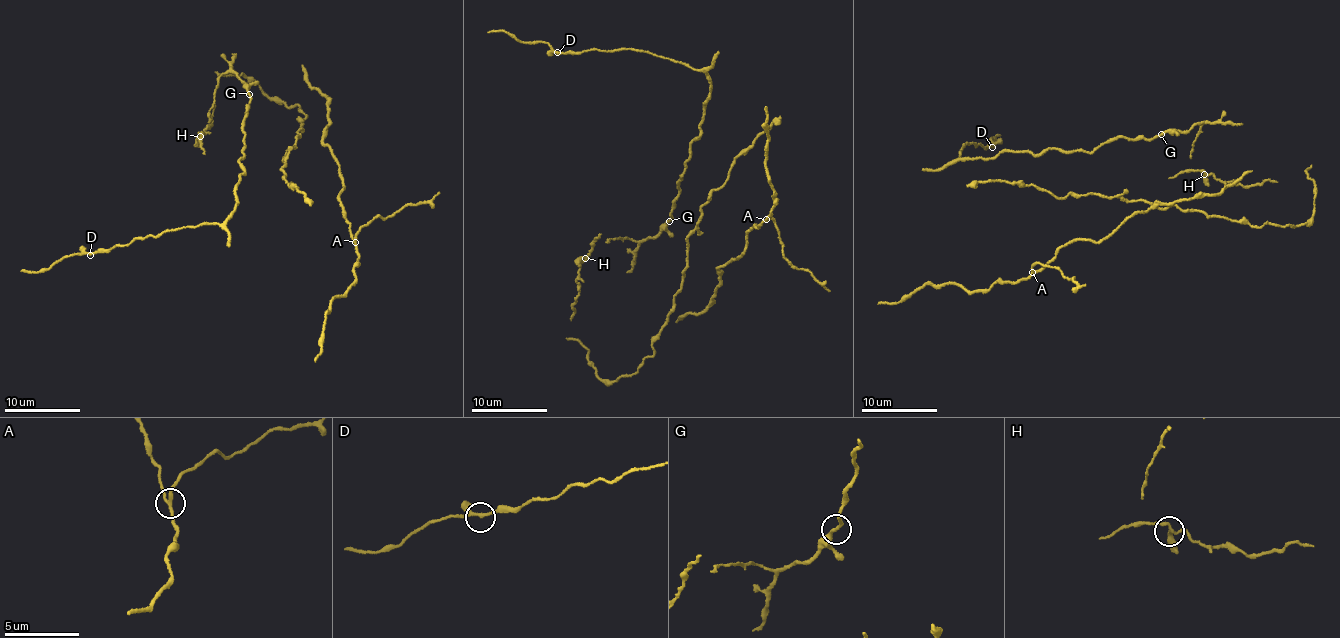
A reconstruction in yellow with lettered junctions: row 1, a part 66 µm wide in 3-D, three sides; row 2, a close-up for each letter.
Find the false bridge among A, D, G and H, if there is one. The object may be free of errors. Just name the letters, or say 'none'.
H

